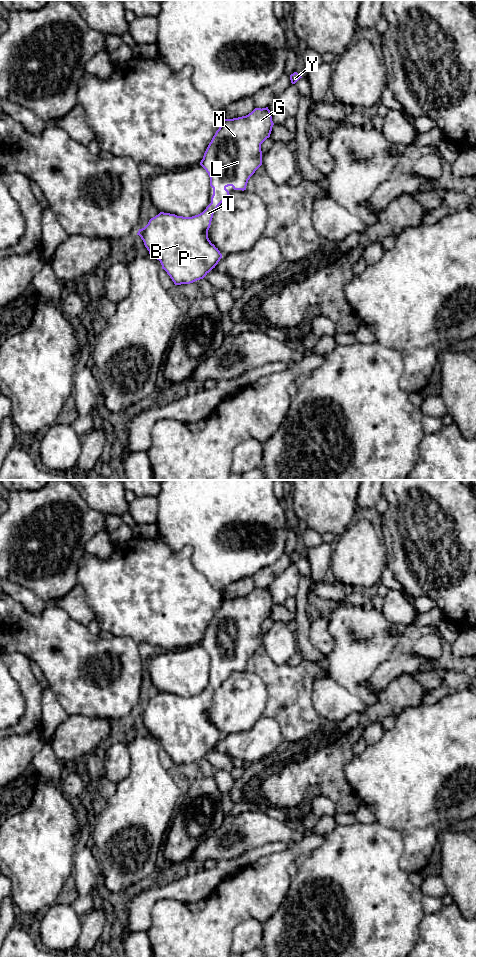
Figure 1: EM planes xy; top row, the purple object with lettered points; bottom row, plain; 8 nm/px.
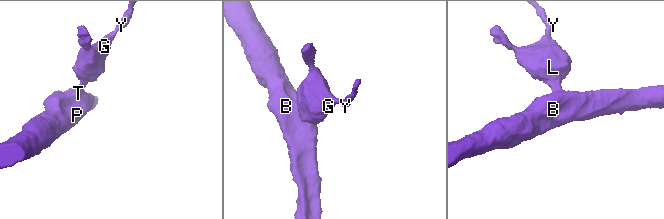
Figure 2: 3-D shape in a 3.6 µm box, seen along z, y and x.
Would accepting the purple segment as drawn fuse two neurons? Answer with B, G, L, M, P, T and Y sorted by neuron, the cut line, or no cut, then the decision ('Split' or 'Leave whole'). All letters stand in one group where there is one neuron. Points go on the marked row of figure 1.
Groups: B G L M P T Y. No split. Leave whole

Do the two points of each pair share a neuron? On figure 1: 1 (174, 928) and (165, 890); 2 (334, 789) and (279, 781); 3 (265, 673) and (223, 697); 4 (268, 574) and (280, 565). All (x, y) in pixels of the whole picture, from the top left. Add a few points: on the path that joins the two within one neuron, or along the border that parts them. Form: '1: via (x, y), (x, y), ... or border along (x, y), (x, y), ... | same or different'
1: border along (186, 905), (173, 899), (159, 899), (150, 915) | different
2: via (320, 779), (295, 779), (293, 781) | same
3: border along (246, 669), (254, 672), (263, 682), (267, 699) | different
4: via (271, 572), (277, 568) | same

